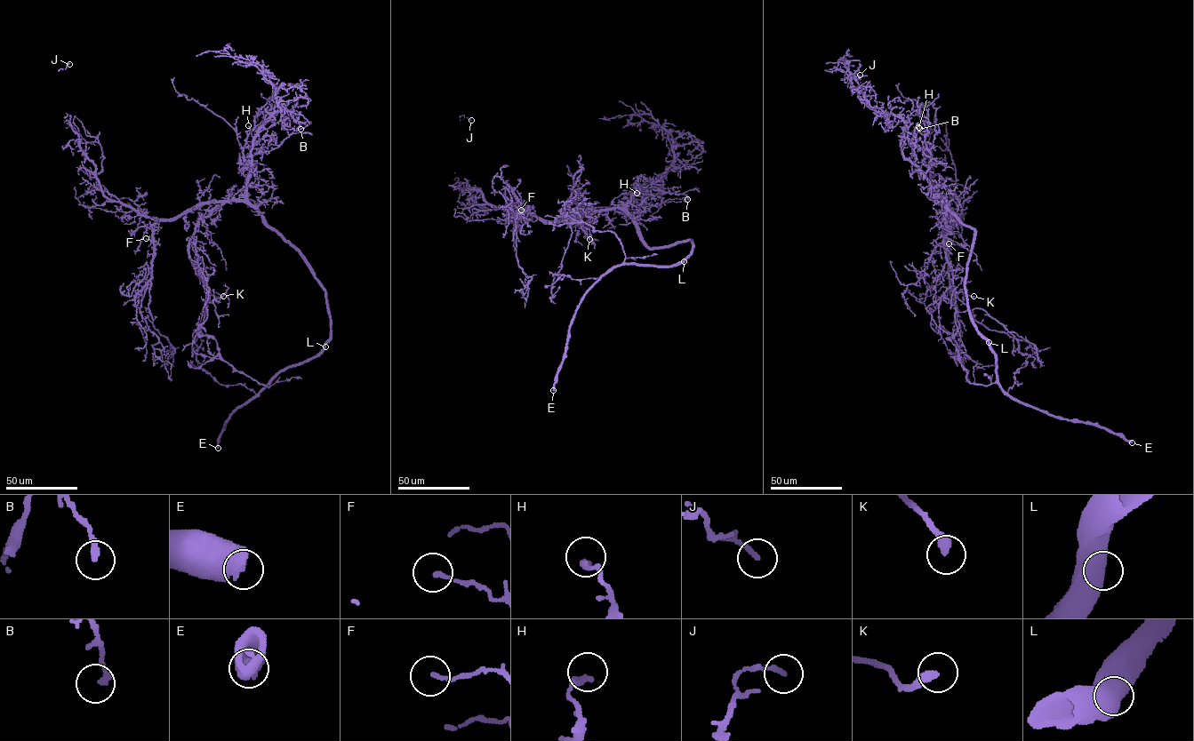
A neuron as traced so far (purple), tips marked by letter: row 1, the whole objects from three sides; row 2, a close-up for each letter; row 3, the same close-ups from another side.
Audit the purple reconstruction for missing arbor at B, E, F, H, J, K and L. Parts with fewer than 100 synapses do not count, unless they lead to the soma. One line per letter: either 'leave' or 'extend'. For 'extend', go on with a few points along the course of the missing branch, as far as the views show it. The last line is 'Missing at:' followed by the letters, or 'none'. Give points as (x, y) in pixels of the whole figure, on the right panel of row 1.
B: leave
E: extend
F: leave
H: leave
J: leave
K: leave
L: leave
Missing at: E

